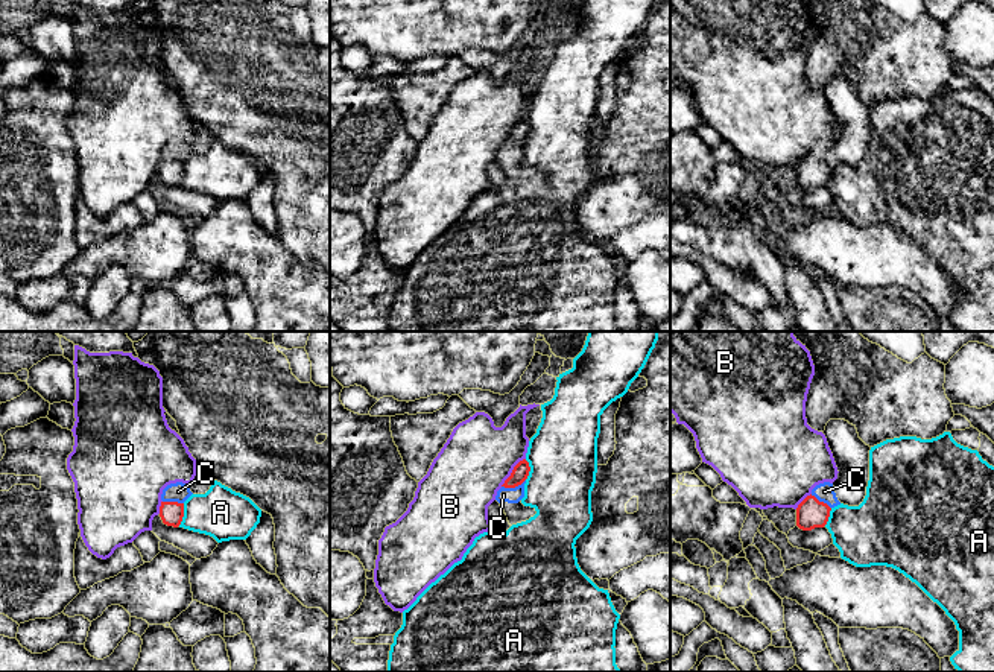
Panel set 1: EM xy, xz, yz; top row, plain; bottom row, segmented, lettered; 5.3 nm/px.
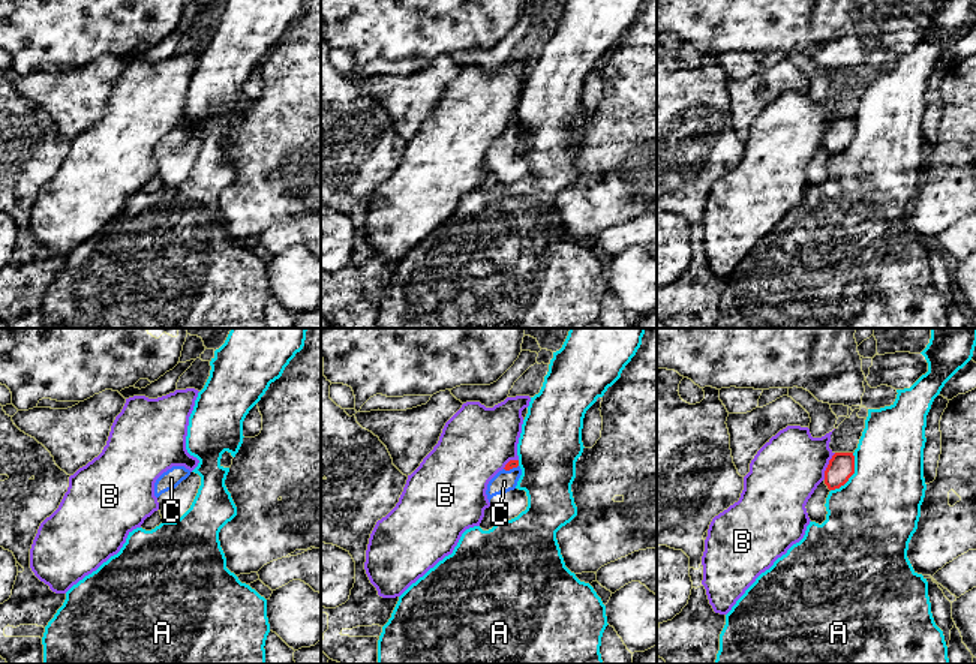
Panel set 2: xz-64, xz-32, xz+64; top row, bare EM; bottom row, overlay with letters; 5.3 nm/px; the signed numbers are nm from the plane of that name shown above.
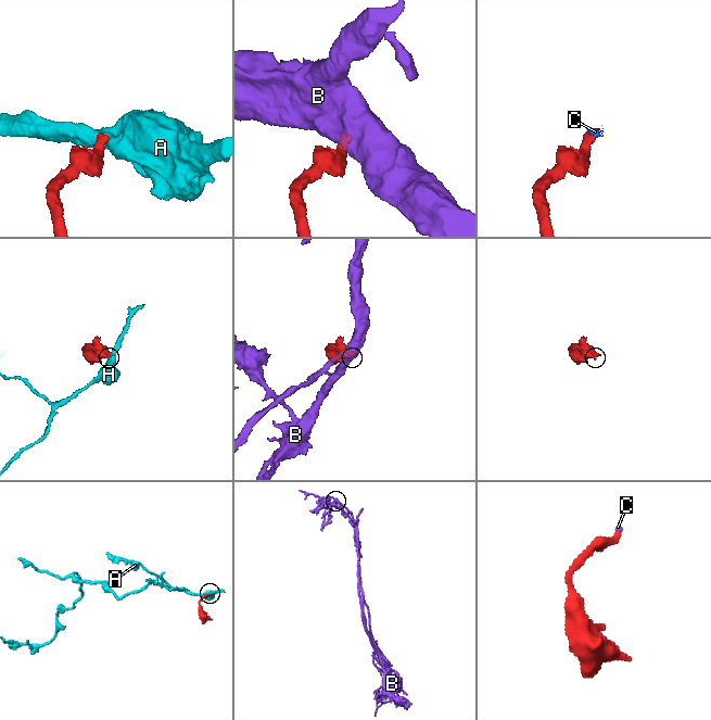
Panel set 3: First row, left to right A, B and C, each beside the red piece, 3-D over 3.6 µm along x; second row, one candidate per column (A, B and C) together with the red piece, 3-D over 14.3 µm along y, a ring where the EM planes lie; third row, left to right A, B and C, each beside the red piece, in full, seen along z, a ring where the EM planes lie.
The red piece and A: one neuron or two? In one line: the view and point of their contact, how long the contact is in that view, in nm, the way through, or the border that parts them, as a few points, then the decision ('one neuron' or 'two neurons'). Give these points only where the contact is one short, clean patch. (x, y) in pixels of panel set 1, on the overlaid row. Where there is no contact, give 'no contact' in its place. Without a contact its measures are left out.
contact xy (183, 514); length 120 nm; border xy (184, 504), (184, 516), (178, 525); two neurons

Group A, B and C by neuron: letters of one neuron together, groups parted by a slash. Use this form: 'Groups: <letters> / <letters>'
Groups: A / B / C

